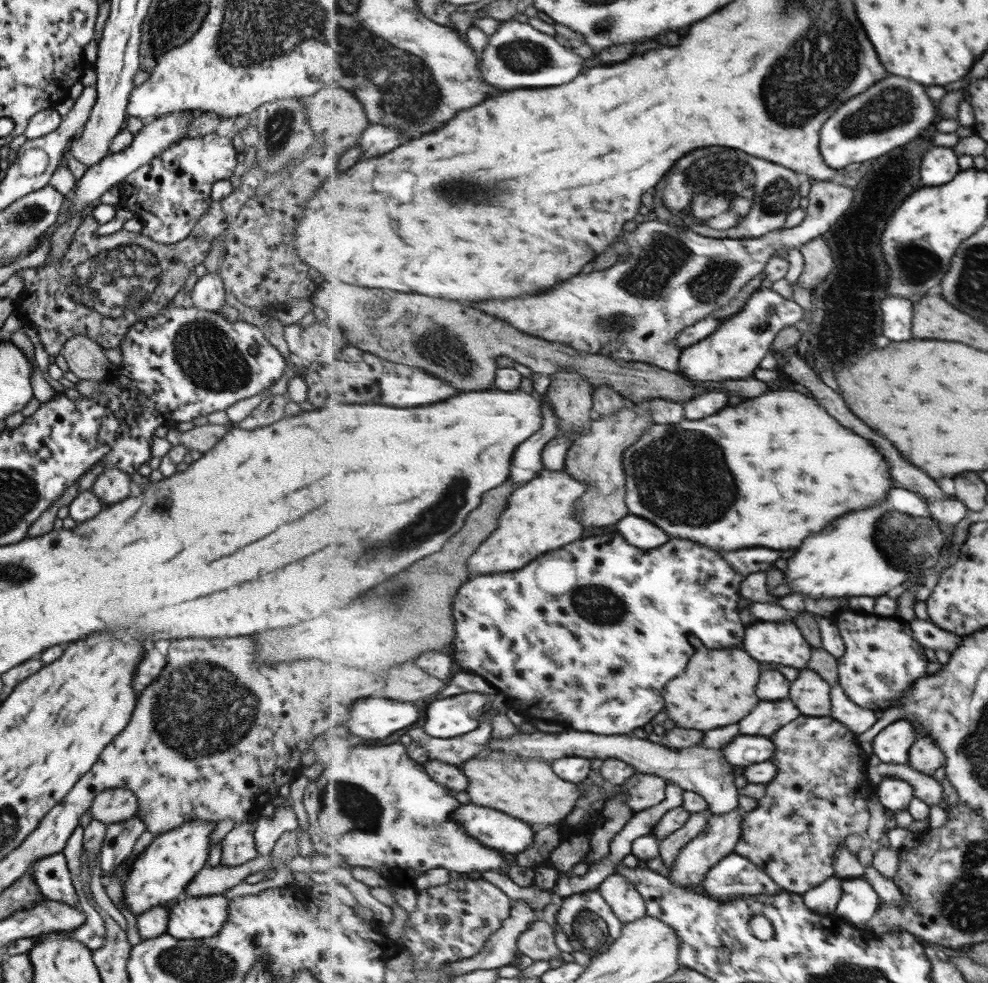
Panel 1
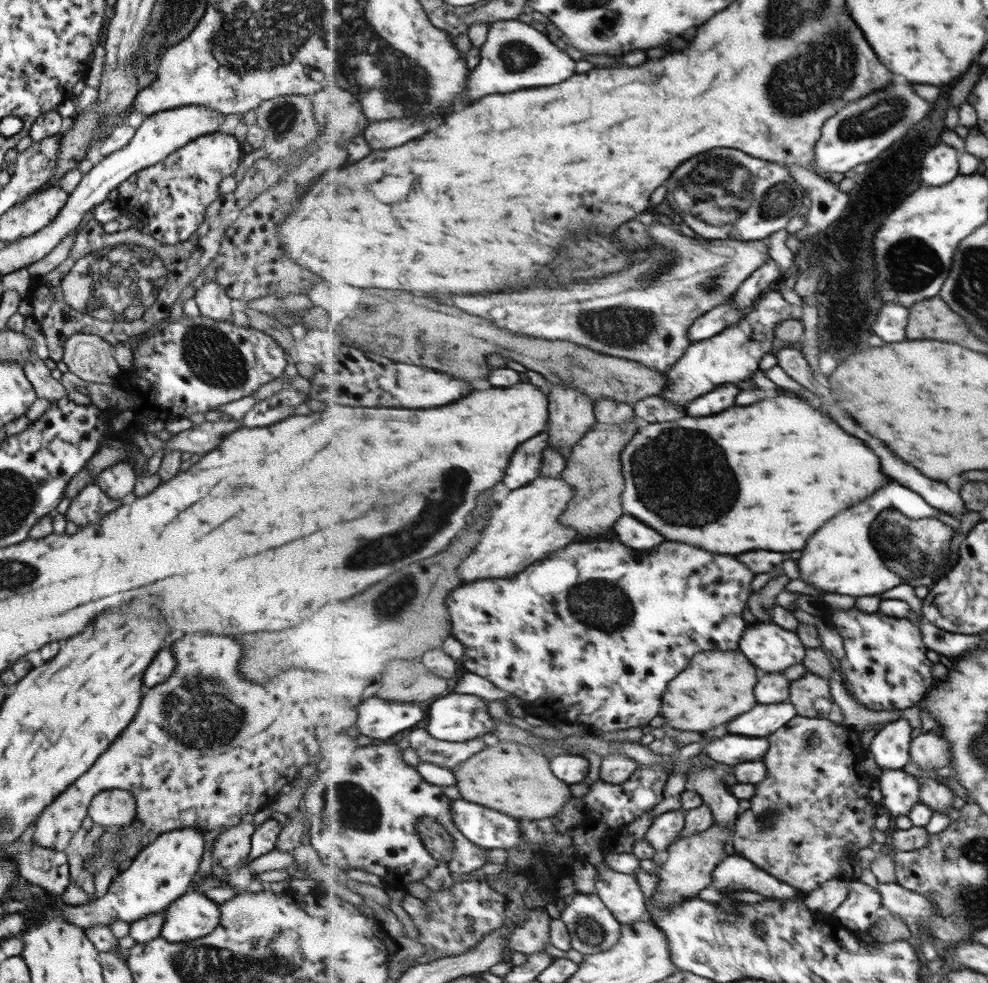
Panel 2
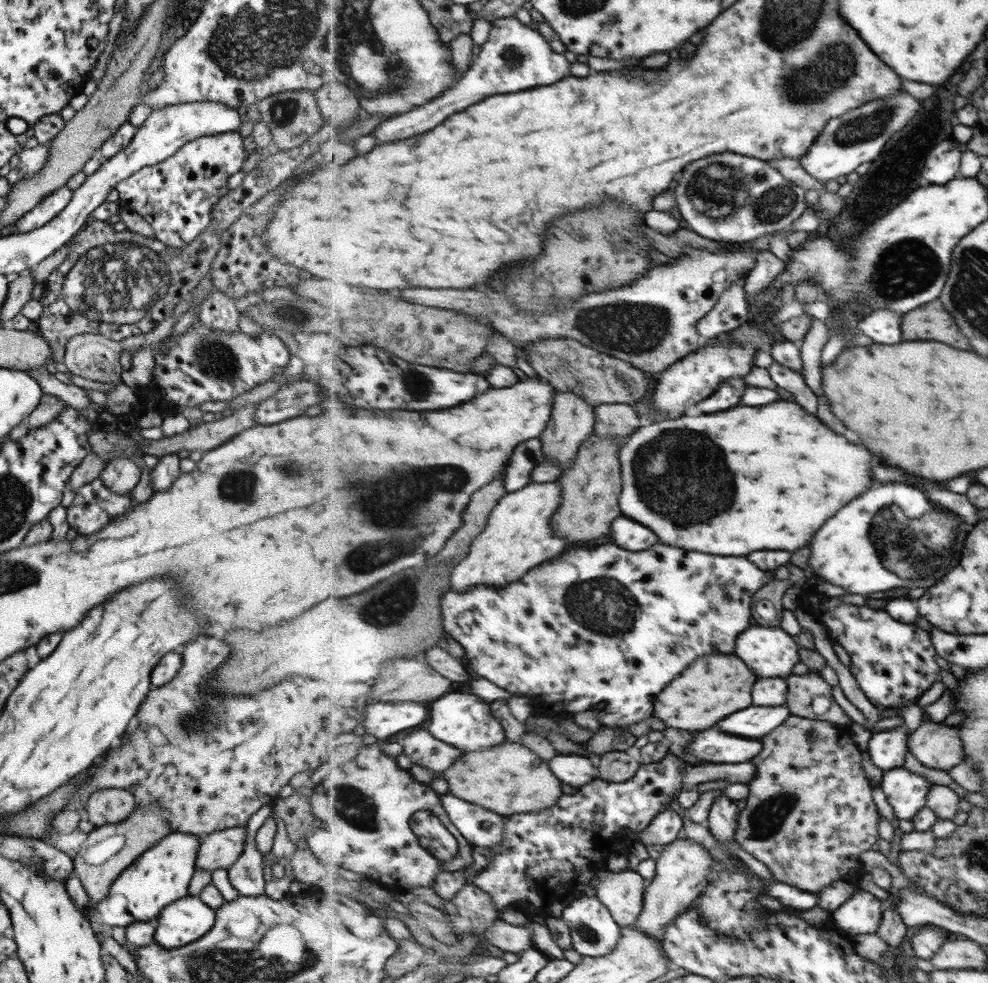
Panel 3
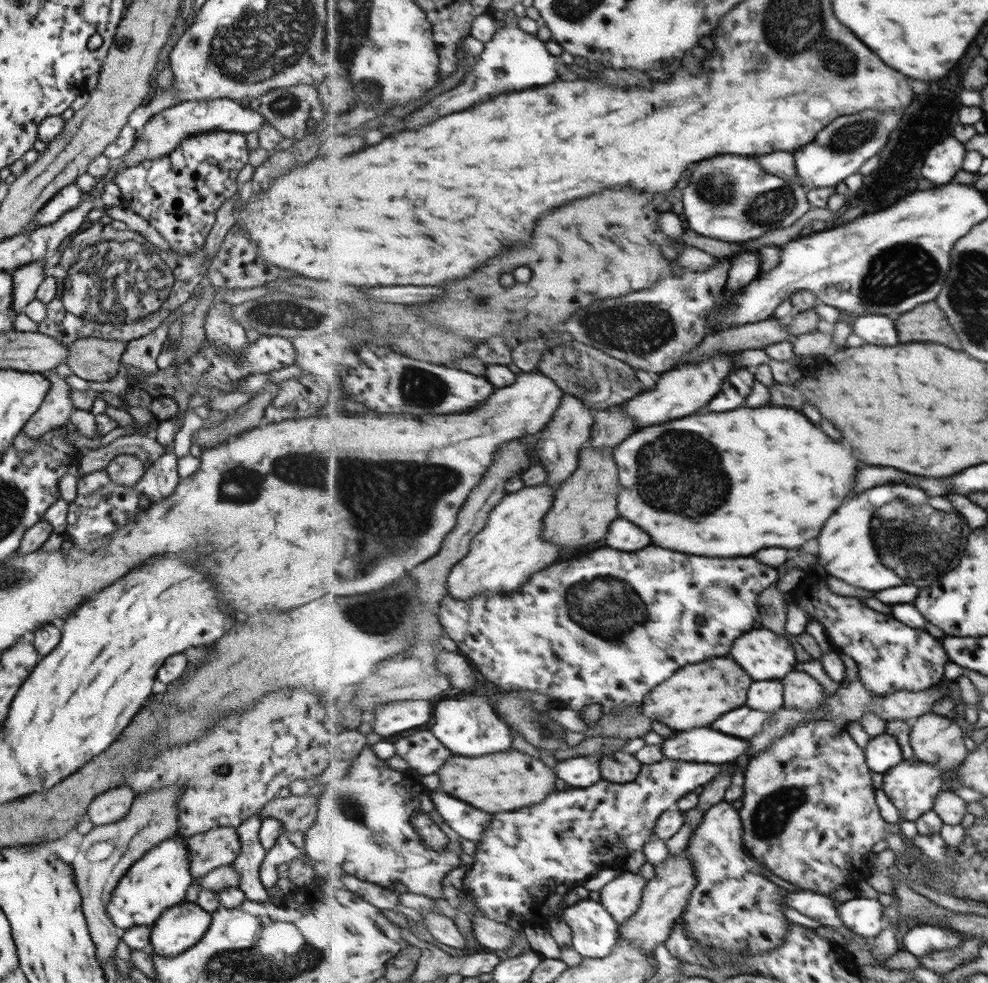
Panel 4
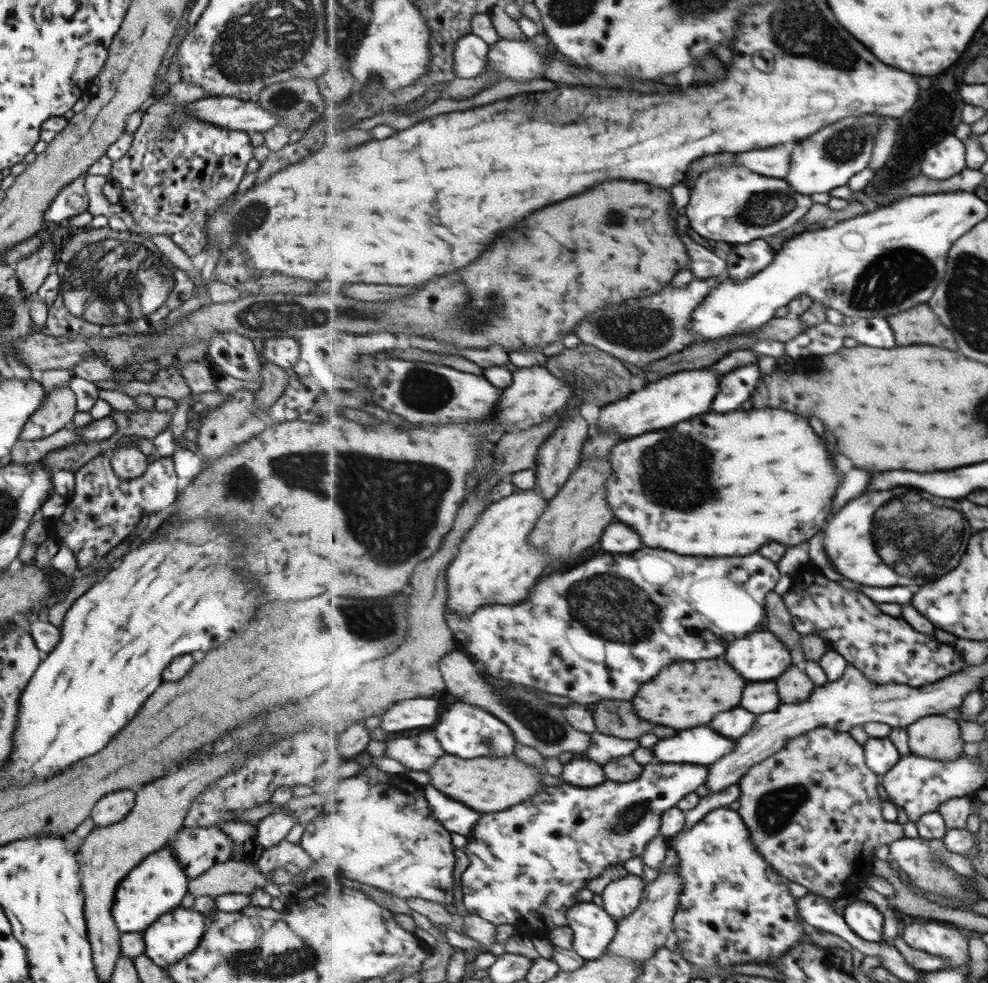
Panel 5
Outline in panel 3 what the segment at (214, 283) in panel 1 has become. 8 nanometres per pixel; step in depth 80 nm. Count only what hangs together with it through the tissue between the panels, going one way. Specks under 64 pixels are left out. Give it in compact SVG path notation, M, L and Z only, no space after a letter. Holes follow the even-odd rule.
M216 289L211 290L198 306L198 321L202 326L219 332L237 333L238 316L233 299L224 296Z

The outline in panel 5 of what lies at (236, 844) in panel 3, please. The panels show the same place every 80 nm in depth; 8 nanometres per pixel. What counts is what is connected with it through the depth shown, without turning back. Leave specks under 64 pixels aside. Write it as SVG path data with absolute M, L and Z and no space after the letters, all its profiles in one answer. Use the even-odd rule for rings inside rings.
M185 826L165 845L172 850L183 874L188 879L193 879L230 858L232 851L230 839L230 836L217 826L209 828Z

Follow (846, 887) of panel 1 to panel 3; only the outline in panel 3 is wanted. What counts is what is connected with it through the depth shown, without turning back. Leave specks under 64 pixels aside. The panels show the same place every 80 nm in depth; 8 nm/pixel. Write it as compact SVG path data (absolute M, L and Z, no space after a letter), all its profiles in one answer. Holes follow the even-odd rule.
M858 888L858 891L831 914L832 925L846 935L875 933L882 925L885 902L875 894Z

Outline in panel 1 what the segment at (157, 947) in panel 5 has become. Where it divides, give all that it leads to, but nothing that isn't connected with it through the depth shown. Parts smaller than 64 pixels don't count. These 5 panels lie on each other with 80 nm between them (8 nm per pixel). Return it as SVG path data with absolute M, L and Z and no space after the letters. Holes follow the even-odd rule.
M222 895L180 897L170 905L165 933L179 940L204 940L222 930L228 900Z

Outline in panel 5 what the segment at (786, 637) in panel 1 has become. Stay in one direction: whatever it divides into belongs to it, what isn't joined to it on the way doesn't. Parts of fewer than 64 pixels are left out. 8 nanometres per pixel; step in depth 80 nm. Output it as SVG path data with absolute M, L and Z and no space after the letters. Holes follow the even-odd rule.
M769 630L754 632L747 638L735 640L729 646L725 658L749 682L779 678L794 665L789 647Z

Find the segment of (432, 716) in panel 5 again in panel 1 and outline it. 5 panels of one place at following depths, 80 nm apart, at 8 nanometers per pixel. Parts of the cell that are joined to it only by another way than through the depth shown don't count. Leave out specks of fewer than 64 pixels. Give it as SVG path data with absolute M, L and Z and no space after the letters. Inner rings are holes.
M365 698L363 702L355 702L355 708L351 708L350 719L346 722L343 730L348 731L350 736L361 736L367 740L385 740L391 734L415 724L421 718L419 710L411 702L399 702L389 698Z

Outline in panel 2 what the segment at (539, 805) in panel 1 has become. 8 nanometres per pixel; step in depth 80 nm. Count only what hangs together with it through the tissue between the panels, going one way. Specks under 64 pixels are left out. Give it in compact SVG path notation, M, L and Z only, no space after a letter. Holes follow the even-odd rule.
M499 740L497 746L489 746L487 750L477 753L477 756L469 758L469 762L461 763L453 772L457 772L457 788L461 799L507 814L519 821L555 818L563 813L573 798L571 786L553 774L549 758L533 752L529 746L515 742Z

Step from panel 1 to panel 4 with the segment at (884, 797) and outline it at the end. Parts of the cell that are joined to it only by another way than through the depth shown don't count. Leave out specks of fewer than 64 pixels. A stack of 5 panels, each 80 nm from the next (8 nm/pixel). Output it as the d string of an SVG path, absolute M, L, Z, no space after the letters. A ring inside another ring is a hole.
M917 758L908 761L903 760L903 763L884 775L882 790L899 809L901 820L911 820L915 823L918 818L923 817L923 814L926 814L929 810L934 810L935 802L937 802L941 791L952 791L951 785L946 782L947 779L955 780L962 785L959 780L959 770L959 767L957 767L957 769L947 771L937 767L937 765L919 761Z

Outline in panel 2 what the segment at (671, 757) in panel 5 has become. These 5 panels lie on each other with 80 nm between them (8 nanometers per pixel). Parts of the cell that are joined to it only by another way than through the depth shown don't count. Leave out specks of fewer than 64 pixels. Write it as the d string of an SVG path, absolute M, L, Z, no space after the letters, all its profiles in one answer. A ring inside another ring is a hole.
M729 734L725 738L719 738L709 744L709 752L705 752L709 758L715 758L717 762L725 762L727 765L737 767L742 763L762 761L769 751L767 738L749 738L739 734Z

